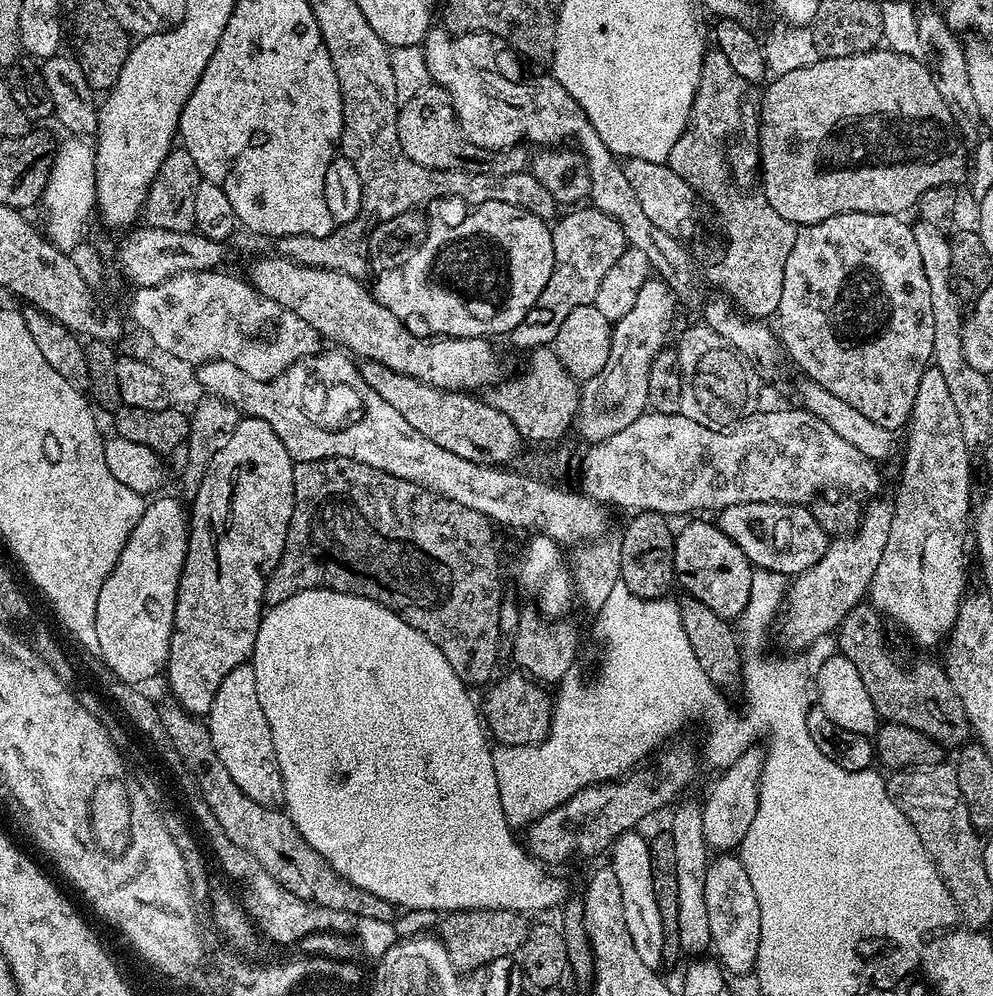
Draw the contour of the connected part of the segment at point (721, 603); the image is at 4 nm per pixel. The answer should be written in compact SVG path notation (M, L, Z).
M692 518L684 529L675 533L676 545L674 546L674 566L676 567L676 580L685 589L687 595L693 596L698 602L710 606L714 614L718 614L729 622L743 616L746 606L750 602L752 589L752 574L754 566L722 534L719 523L708 518Z

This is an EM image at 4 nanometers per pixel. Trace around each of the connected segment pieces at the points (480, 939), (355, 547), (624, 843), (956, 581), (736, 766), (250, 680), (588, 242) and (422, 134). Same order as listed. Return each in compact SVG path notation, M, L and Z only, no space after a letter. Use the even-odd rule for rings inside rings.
M487 908L478 911L447 913L438 924L441 944L450 956L451 964L462 974L485 969L500 957L515 955L525 941L530 924L527 917L516 911Z
M327 456L324 460L301 460L293 463L294 470L294 514L290 518L290 526L286 534L286 546L282 550L282 558L278 566L270 574L264 591L264 603L271 606L286 602L286 598L294 598L307 588L329 588L335 592L345 592L355 596L365 596L392 612L398 613L410 626L417 628L454 666L454 674L462 678L462 682L469 686L475 684L487 685L497 675L496 659L500 656L500 556L496 553L496 536L492 521L487 520L478 510L470 510L470 506L461 506L450 498L442 498L442 494L426 490L414 482L406 482L402 478L394 478L374 466L366 466L366 462L354 462L354 458L338 458Z
M639 831L624 832L612 841L610 849L610 867L618 877L618 886L622 886L622 914L626 917L626 934L634 938L634 951L642 957L646 966L659 969L664 964L664 927L662 926L662 910L658 910L658 898L654 896L654 874L650 866L650 850L648 840L639 836Z
M934 366L925 368L918 382L918 394L914 394L912 419L906 428L908 450L904 454L904 477L900 480L900 493L894 499L890 538L886 538L886 550L882 550L878 570L874 570L870 603L881 617L892 619L898 627L905 628L914 643L932 648L947 641L960 613L960 601L966 595L964 539L970 536L970 513L974 508L970 449L962 434L954 398L950 398L950 390L942 378L942 370Z
M749 746L734 763L727 765L725 772L728 773L713 786L708 797L702 800L702 832L706 834L706 842L713 853L731 853L739 849L740 843L746 838L746 830L750 830L758 814L765 755L763 747Z
M251 663L239 664L230 670L230 674L226 674L226 678L222 678L222 686L218 686L218 694L214 694L214 706L210 706L206 723L222 766L230 770L230 778L238 782L242 794L254 798L254 802L259 804L279 805L284 799L282 774L274 750L272 731L258 702L258 682L254 678Z
M576 206L559 217L551 225L554 242L554 270L550 274L550 282L546 282L546 290L538 294L538 302L530 306L530 314L514 326L510 333L510 341L516 348L531 350L552 346L558 337L562 322L574 310L587 304L595 305L598 286L602 286L602 278L622 258L628 247L626 234L622 234L622 226L614 222L608 214L591 206Z
M429 83L427 88L418 90L414 98L403 101L396 113L398 126L398 142L410 158L410 162L418 162L418 166L426 166L439 172L474 172L477 176L505 176L525 171L526 164L515 160L512 154L500 150L479 148L474 146L462 134L456 111L452 108L452 99L444 88Z

